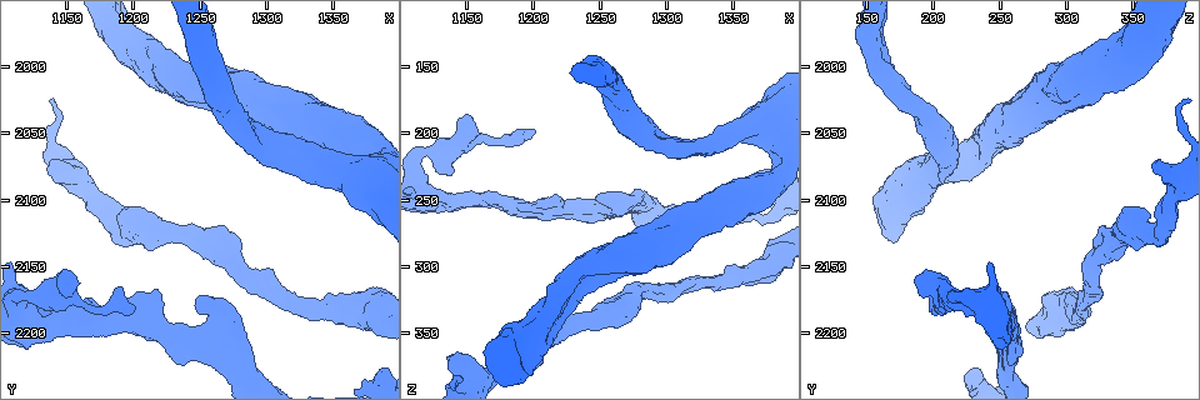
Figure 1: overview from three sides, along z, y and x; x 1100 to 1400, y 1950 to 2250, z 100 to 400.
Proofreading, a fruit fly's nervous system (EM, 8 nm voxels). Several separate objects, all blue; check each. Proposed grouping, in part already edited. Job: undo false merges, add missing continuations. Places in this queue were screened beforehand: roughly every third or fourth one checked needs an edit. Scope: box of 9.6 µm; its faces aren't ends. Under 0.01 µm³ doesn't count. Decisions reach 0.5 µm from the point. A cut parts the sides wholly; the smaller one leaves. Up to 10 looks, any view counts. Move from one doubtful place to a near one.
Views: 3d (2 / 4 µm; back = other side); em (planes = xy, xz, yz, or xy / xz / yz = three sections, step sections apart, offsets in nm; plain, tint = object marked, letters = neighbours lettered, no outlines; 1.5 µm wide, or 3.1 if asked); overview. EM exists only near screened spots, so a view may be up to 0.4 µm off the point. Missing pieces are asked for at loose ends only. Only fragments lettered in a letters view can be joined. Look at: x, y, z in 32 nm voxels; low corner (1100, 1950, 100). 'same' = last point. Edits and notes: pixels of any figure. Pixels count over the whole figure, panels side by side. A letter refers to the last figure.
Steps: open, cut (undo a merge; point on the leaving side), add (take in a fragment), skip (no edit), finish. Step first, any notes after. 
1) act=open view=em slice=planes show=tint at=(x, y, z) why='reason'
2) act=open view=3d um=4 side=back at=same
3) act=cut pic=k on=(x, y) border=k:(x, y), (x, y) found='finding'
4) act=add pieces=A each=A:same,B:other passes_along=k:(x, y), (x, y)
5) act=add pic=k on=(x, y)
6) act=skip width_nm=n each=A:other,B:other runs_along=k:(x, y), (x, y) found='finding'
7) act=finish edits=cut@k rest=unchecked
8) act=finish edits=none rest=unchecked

act=open view=em slice=xy step=8 show=letters at=(1278, 2190, 252)

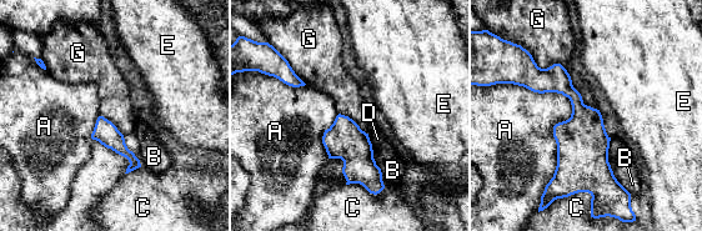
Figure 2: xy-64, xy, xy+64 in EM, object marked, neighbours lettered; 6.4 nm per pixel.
act=open view=em slice=xz step=4 show=letters at=same

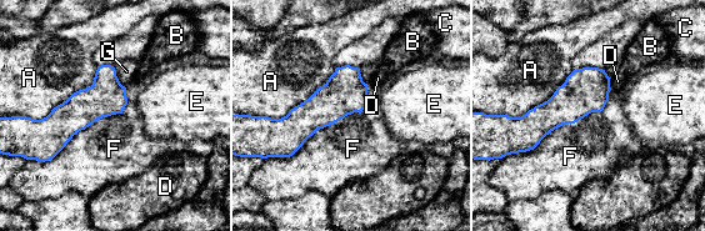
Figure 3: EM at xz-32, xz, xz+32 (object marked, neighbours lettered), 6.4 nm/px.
act=skip width_nm=140 each=A:other,B:other,C:other,D:other,E:other,F:other,G:other border=3:(121, 113), (35, 160) found='all the same neuron'

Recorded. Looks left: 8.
act=open view=em slice=xz step=8 show=letters at=(1188, 2166, 198)

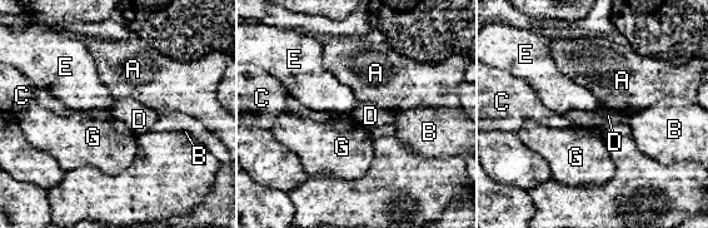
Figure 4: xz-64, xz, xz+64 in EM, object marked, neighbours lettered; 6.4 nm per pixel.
act=open view=em slice=xy step=8 show=letters at=same why='cut it another way'

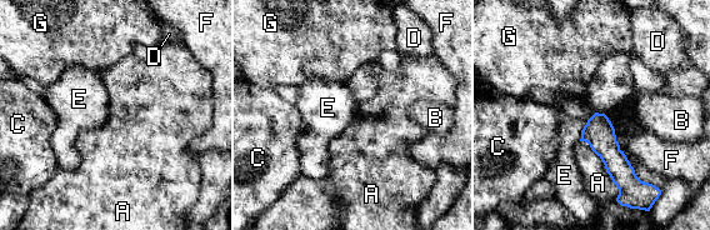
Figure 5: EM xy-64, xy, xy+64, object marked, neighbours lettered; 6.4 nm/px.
act=skip each=A:other,B:other,C:other,D:other,E:other,F:other,G:other border=5:(588, 120), (579, 140) found='no lettered fragment goes on from it'

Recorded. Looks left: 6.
act=open view=em slice=yz step=8 show=tint at=(1120, 2184, 248) why='sudden change in width'

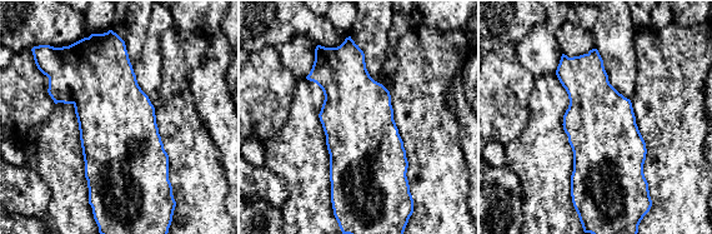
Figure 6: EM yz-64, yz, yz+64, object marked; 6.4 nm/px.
act=open view=em slice=planes show=letters at=same why='another direction'

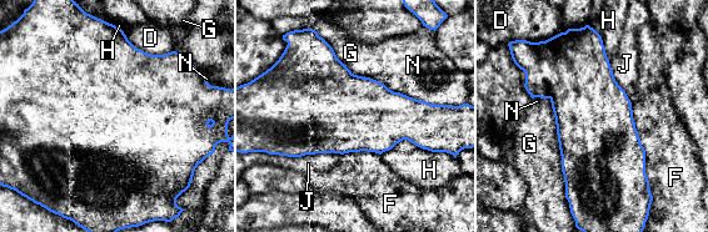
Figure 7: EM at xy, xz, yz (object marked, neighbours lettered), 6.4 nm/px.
act=skip width_nm=500 each=D:other,F:other,G:other,H:other,J:other,N:other found='all the same neuron'

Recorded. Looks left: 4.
act=open view=em slice=xz step=8 show=tint at=(1138, 2070, 370) why='thick end'

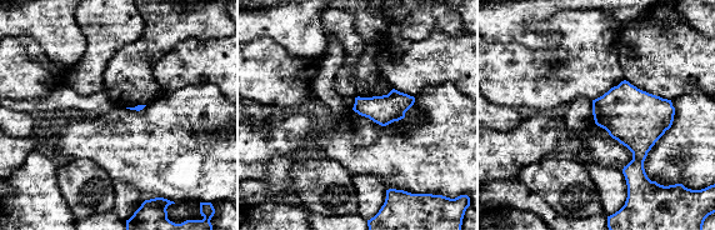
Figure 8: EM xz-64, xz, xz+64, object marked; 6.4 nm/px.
act=open view=em slice=planes show=letters at=same

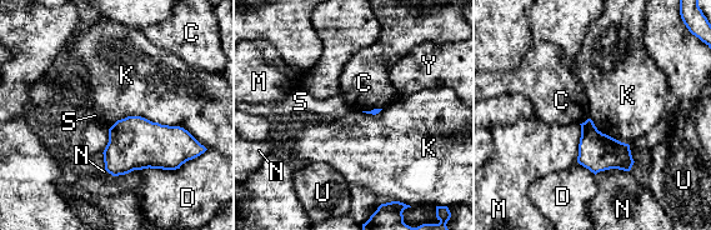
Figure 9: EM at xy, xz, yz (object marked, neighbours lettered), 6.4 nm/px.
act=skip each=C:other,D:other,K:other,M:other,N:other,S:other,U:other,Y:other border=9:(110, 126), (144, 116), (198, 140) found='no lettered fragment goes on from it'

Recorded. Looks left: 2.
act=finish edits=none rest=unchecked

